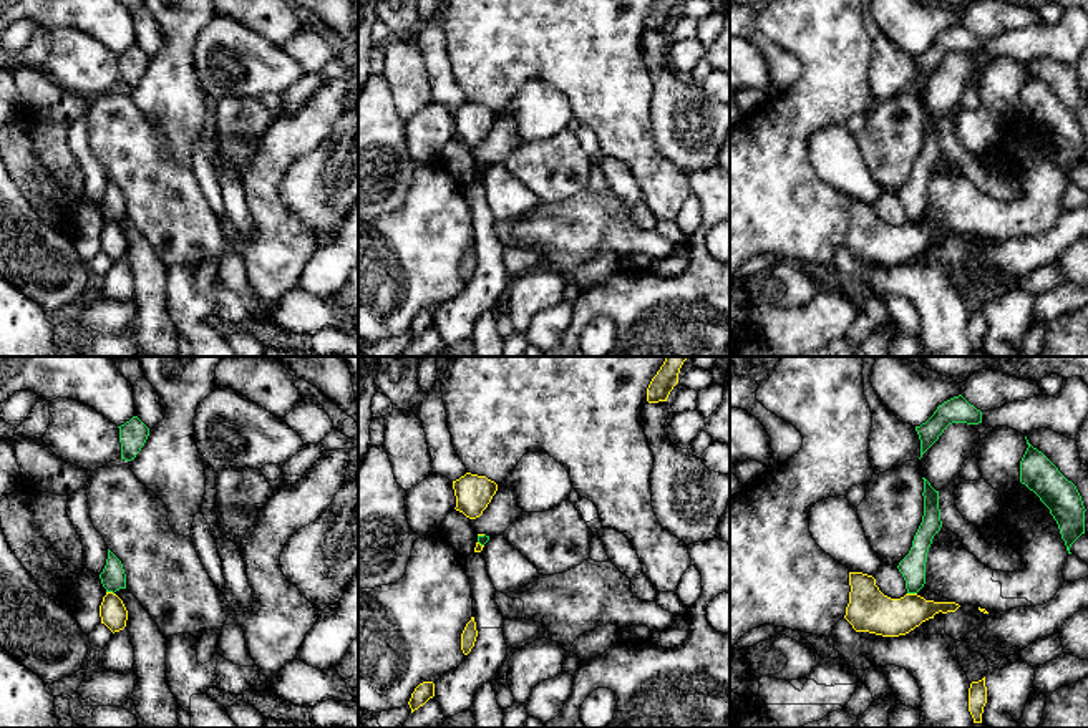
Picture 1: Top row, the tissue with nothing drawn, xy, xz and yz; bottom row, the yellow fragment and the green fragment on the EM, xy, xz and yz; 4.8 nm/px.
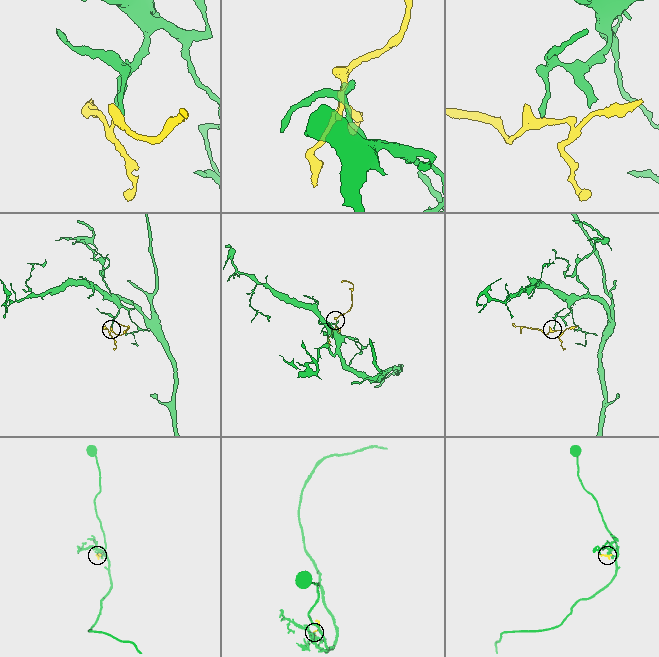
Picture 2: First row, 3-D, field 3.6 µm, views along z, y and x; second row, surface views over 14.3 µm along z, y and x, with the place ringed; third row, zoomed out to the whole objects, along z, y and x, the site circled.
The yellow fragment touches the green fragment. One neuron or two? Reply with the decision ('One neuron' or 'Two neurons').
Two neurons

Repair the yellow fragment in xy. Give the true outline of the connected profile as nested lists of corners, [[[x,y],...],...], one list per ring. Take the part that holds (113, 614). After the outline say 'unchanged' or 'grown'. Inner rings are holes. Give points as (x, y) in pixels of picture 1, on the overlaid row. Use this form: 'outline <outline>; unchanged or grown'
outline [[[106,592],[100,605],[100,617],[101,624],[114,633],[126,627],[128,610],[116,594]]]; unchanged

